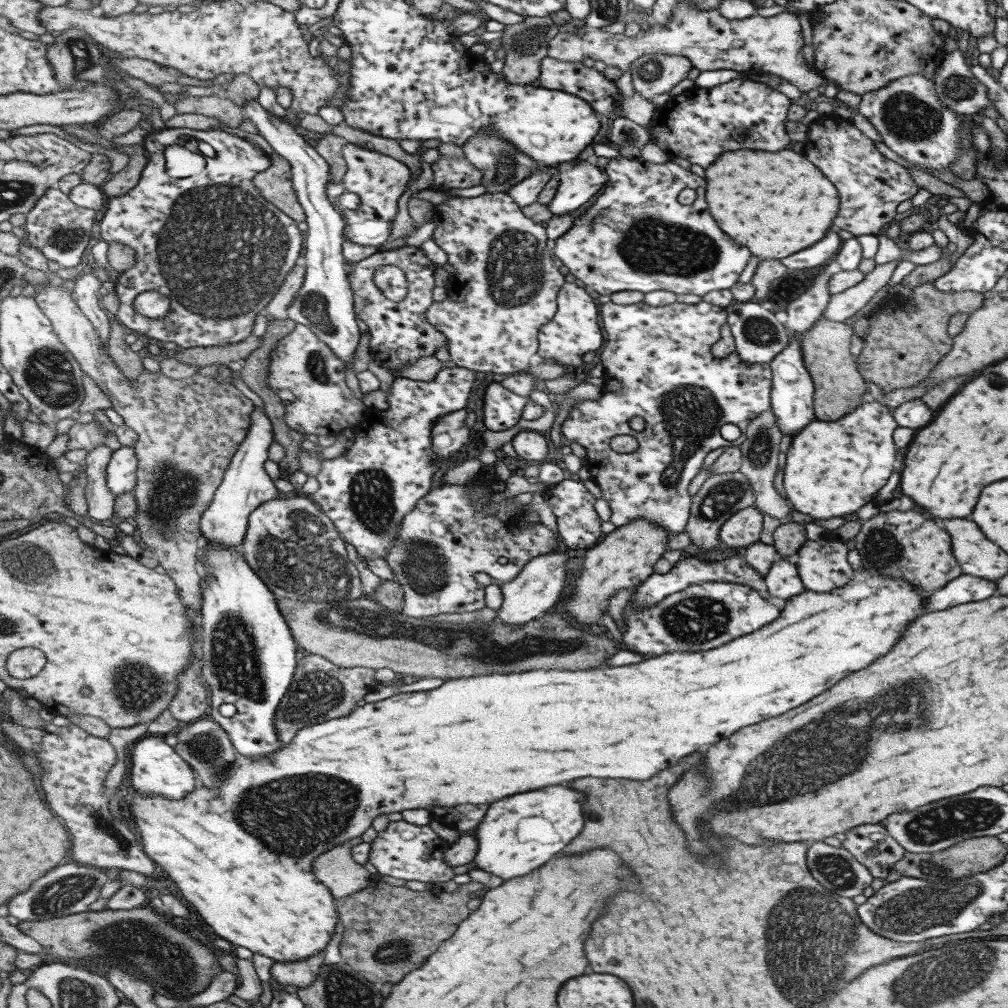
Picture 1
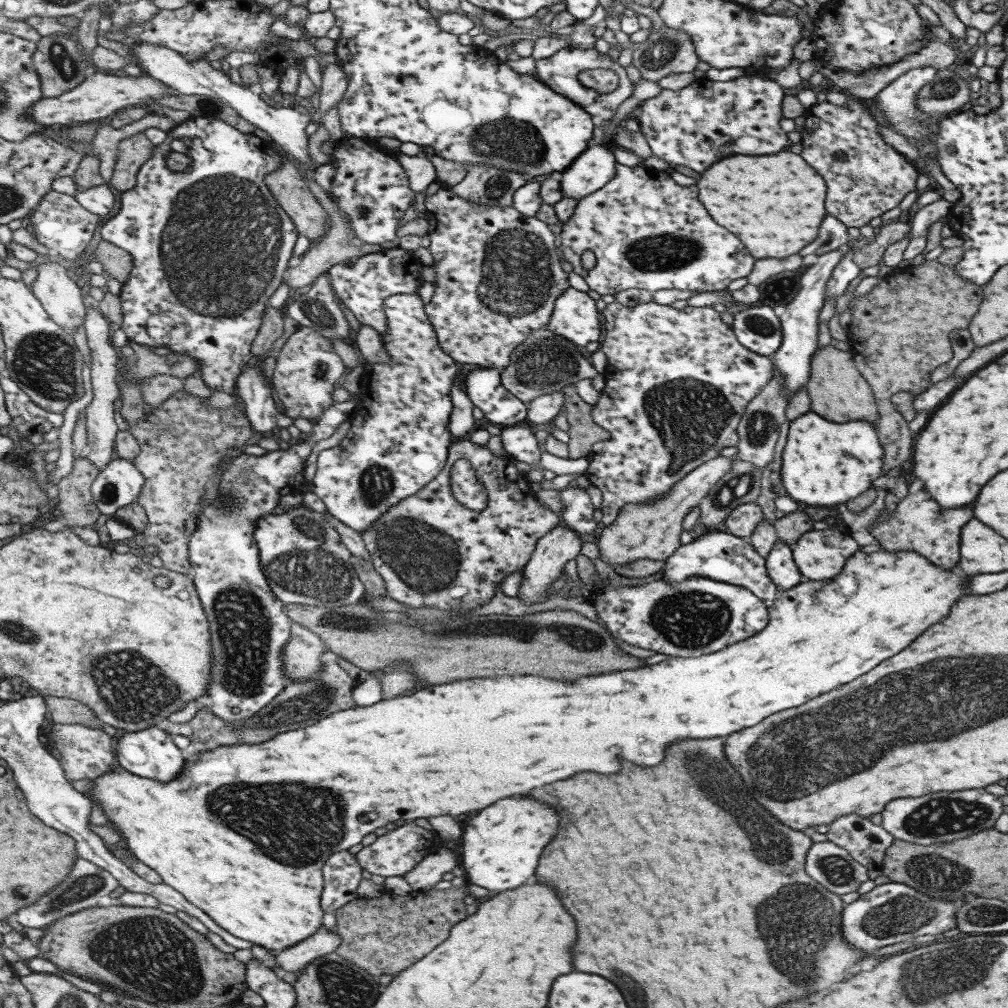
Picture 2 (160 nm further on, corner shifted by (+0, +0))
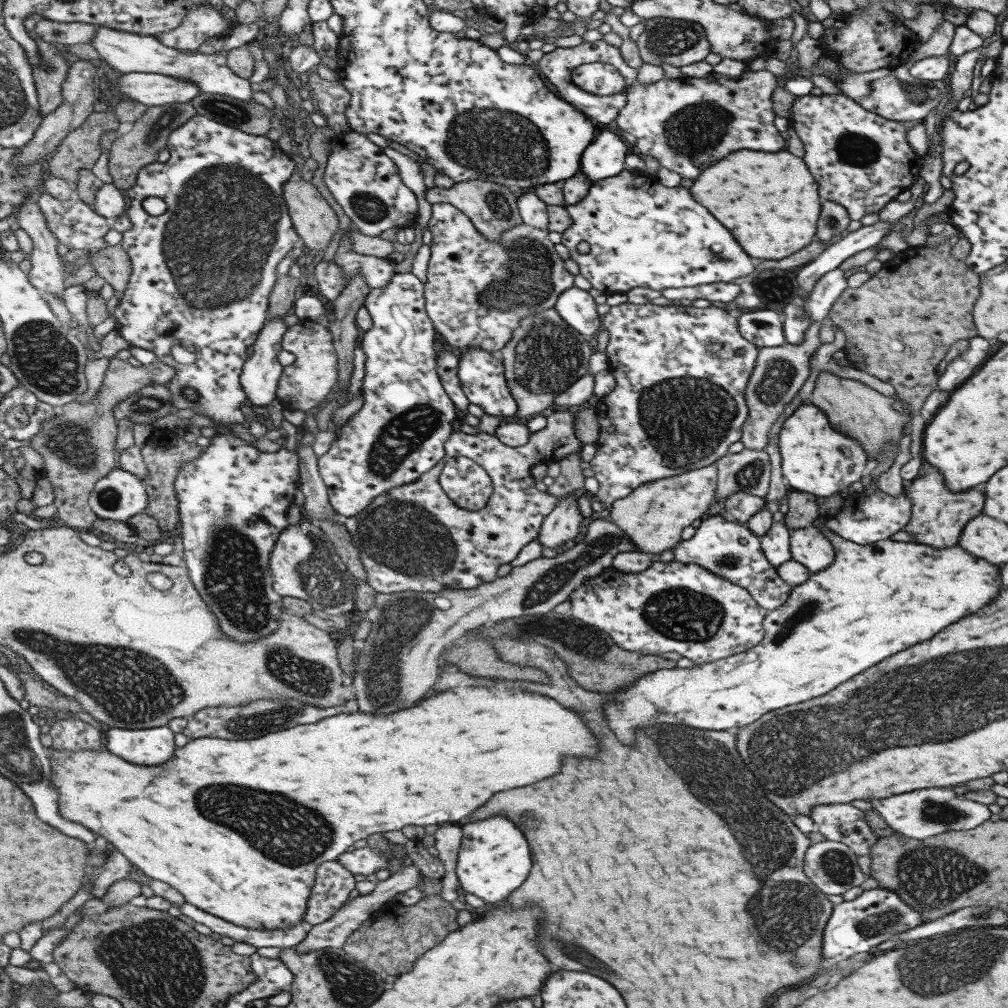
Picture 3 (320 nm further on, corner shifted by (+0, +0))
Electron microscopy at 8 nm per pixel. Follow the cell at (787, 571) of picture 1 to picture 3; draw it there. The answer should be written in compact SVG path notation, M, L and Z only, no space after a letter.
M773 521L767 532L759 539L762 553L775 570L780 564L792 559L789 550L788 528L782 521Z

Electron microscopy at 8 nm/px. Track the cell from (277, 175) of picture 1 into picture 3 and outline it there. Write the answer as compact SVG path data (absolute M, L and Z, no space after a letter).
M287 179L282 195L293 230L311 250L324 250L337 230L337 216L310 181Z

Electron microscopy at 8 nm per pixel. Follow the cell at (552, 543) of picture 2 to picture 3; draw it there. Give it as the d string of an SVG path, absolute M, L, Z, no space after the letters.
M572 491L556 502L553 510L543 518L537 540L543 548L557 548L571 540L579 532L582 514L577 508L576 498L582 491Z

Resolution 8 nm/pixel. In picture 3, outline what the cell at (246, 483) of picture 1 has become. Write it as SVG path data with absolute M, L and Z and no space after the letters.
M283 317L265 318L262 329L256 334L256 339L252 344L253 352L245 360L239 376L241 390L243 390L247 400L251 401L252 406L265 407L276 398L276 385L282 372L282 366L277 361L277 355L281 351L280 340L285 331L286 326Z

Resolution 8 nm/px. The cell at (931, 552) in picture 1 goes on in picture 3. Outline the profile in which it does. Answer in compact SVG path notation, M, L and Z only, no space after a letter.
M937 470L916 476L903 494L910 500L911 516L903 531L911 534L913 543L927 544L931 548L949 548L958 542L958 536L965 523L977 516L983 508L983 494L975 488L951 493L943 486L943 477Z

